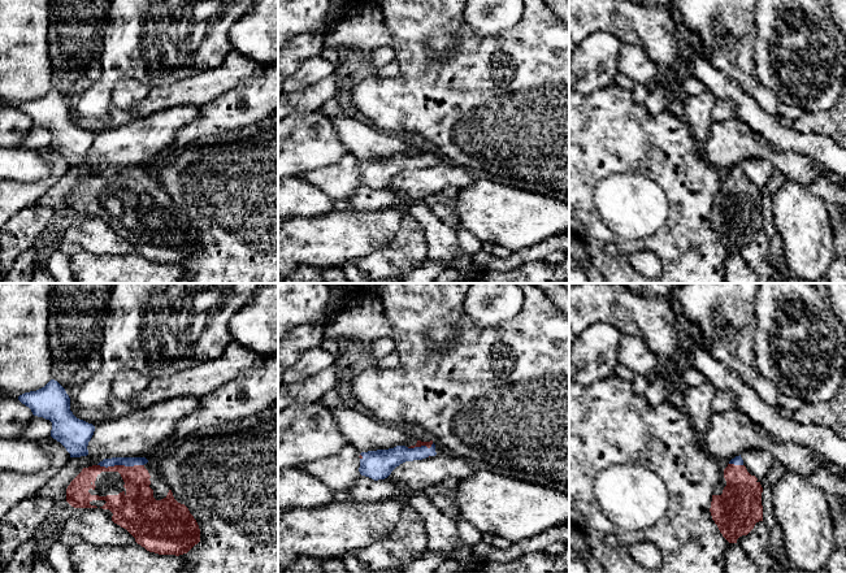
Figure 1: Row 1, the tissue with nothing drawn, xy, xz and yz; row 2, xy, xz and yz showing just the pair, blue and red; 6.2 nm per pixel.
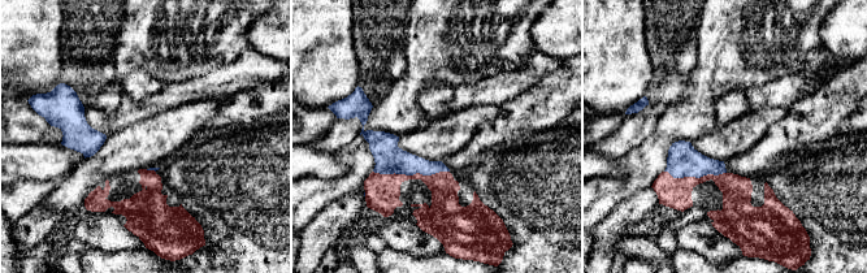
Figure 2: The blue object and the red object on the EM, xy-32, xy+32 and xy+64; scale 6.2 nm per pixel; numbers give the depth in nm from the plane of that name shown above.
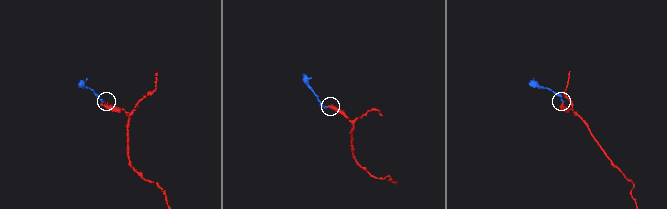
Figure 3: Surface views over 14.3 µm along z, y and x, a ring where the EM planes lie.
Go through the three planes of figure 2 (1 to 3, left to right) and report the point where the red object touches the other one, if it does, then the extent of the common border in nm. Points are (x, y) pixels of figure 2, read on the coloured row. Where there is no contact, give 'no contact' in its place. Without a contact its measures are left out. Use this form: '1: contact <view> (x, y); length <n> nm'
1: contact xy-32 (151, 169); length 70 nm
2: contact xy+32 (411, 174); length 480 nm
3: contact xy+64 (696, 177); length 380 nm

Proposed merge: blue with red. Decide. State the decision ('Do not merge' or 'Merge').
Merge

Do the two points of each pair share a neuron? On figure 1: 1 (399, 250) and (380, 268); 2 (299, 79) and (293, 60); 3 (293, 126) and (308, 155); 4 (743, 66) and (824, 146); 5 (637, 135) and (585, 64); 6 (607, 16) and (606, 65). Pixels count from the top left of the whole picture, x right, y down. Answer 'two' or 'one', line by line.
1: one
2: two
3: one
4: two
5: two
6: two

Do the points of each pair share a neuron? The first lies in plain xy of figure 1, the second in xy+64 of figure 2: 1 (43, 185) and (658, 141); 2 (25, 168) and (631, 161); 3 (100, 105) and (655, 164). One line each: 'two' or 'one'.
1: one
2: two
3: one

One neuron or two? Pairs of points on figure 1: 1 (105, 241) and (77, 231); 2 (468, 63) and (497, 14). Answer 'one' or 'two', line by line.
1: one
2: two

